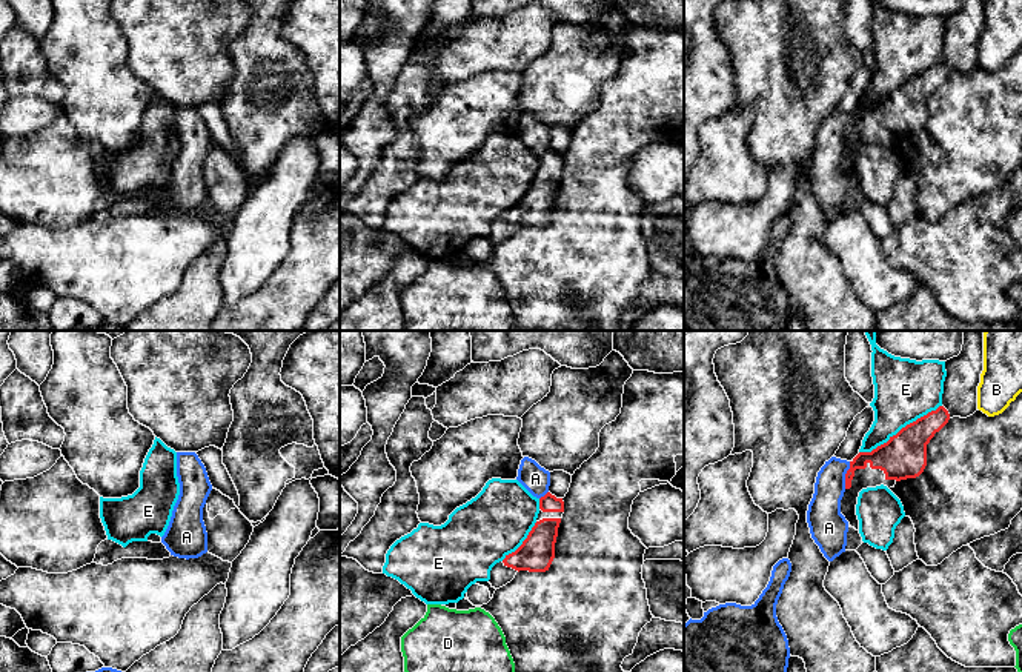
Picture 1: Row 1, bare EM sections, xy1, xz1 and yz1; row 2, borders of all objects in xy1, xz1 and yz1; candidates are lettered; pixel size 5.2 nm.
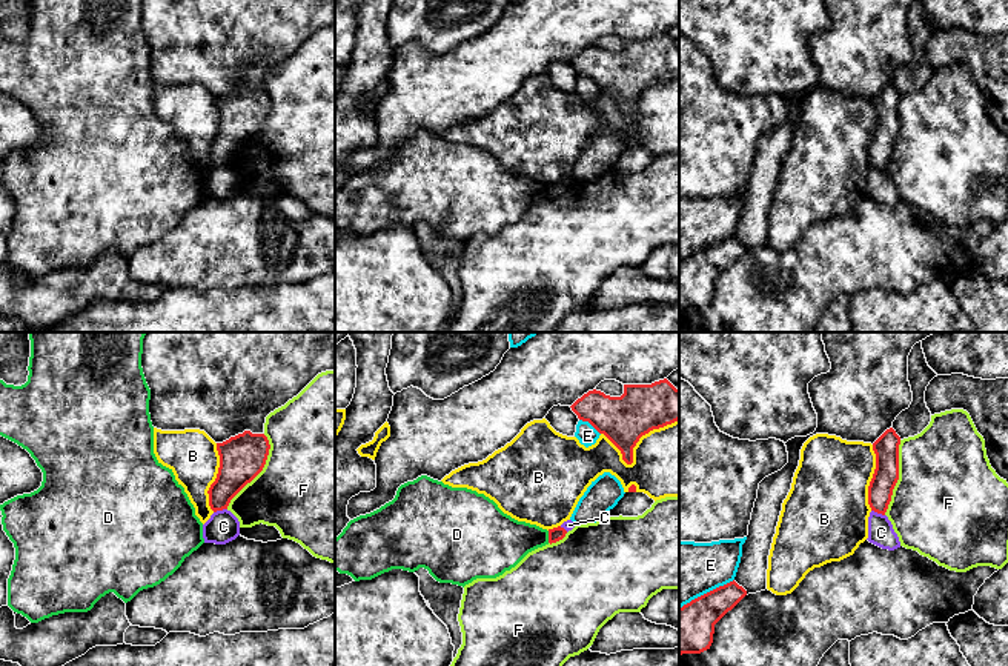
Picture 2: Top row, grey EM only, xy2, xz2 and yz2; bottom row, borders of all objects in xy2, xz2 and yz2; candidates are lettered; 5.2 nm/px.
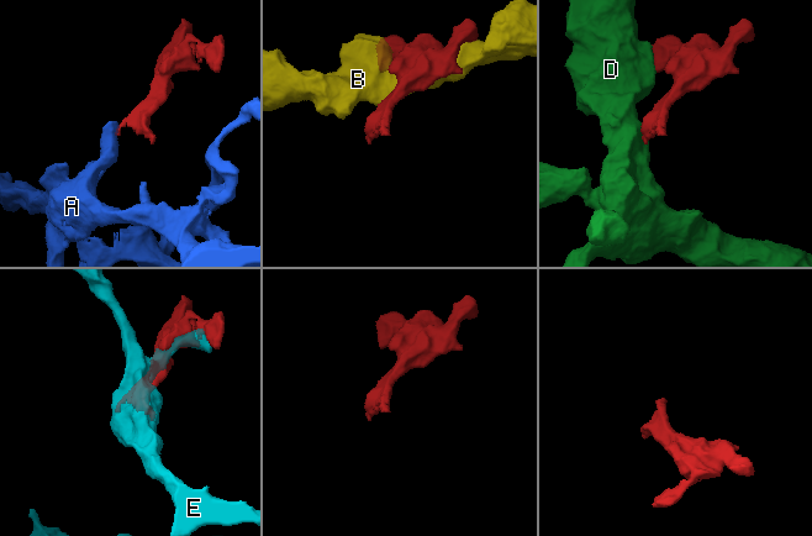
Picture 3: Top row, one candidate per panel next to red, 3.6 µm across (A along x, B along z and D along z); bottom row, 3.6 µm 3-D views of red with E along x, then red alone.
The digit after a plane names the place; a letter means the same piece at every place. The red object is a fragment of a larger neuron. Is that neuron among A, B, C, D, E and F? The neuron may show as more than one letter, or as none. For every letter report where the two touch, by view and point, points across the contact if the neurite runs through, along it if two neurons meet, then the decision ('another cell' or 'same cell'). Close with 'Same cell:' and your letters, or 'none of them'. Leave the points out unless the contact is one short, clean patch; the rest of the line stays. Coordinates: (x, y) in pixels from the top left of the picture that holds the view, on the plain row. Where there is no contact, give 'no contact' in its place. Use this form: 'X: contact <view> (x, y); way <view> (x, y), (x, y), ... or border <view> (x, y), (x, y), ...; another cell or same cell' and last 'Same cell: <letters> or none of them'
A: contact yz1 (846, 131); way yz1 (889, 113), (864, 113), (846, 131), (827, 149), (824, 172); same cell
B: contact xz2 (632, 105); another cell
C: contact xy2 (220, 165); another cell
D: contact xz2 (549, 193); border xz2 (547, 186), (549, 197); another cell
E: contact yz1 (901, 85); another cell
F: contact xy2 (260, 126); another cell
Same cell: A

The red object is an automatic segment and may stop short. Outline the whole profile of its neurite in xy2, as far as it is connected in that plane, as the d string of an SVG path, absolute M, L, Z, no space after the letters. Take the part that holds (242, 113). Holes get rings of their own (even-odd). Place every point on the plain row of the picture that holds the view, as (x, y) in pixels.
M250 86L217 98L220 123L207 146L214 168L227 165L230 155L263 126L269 105L267 92Z

